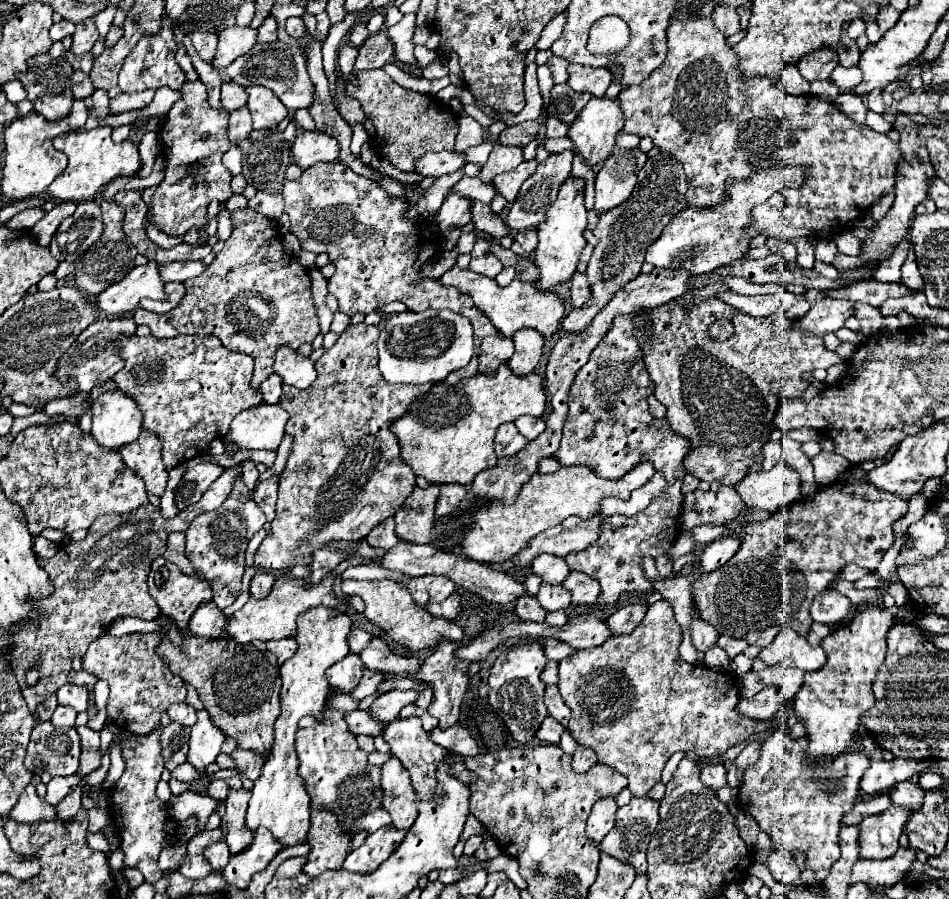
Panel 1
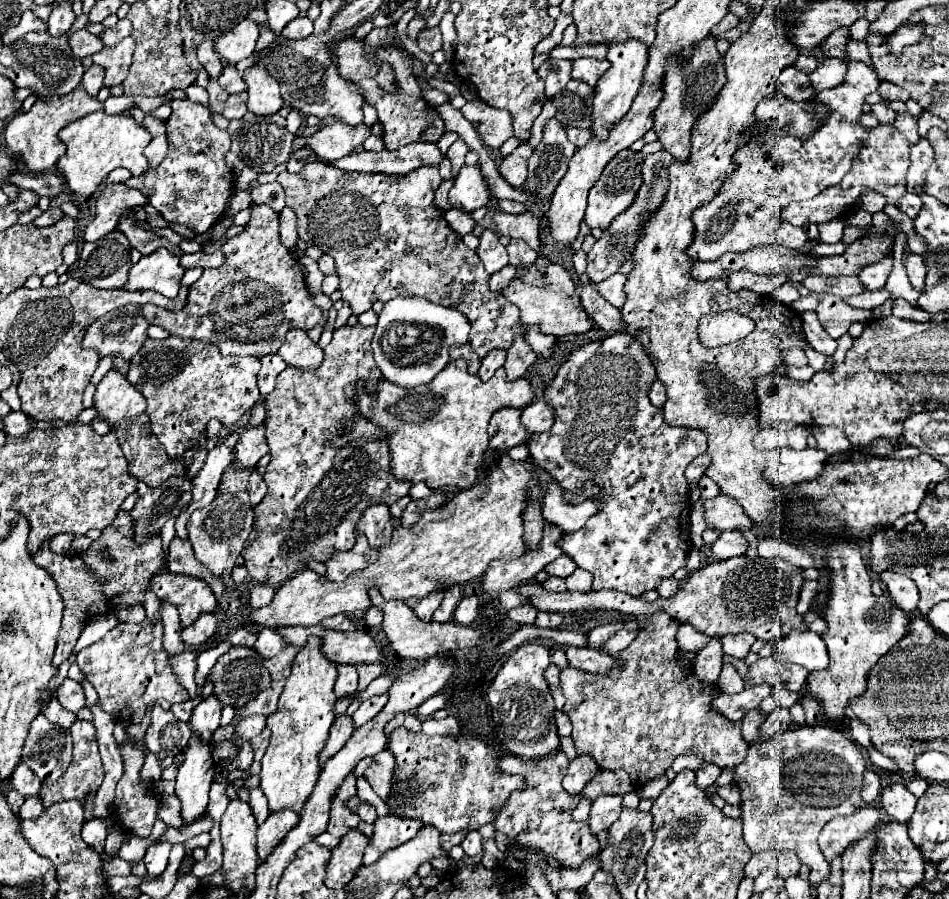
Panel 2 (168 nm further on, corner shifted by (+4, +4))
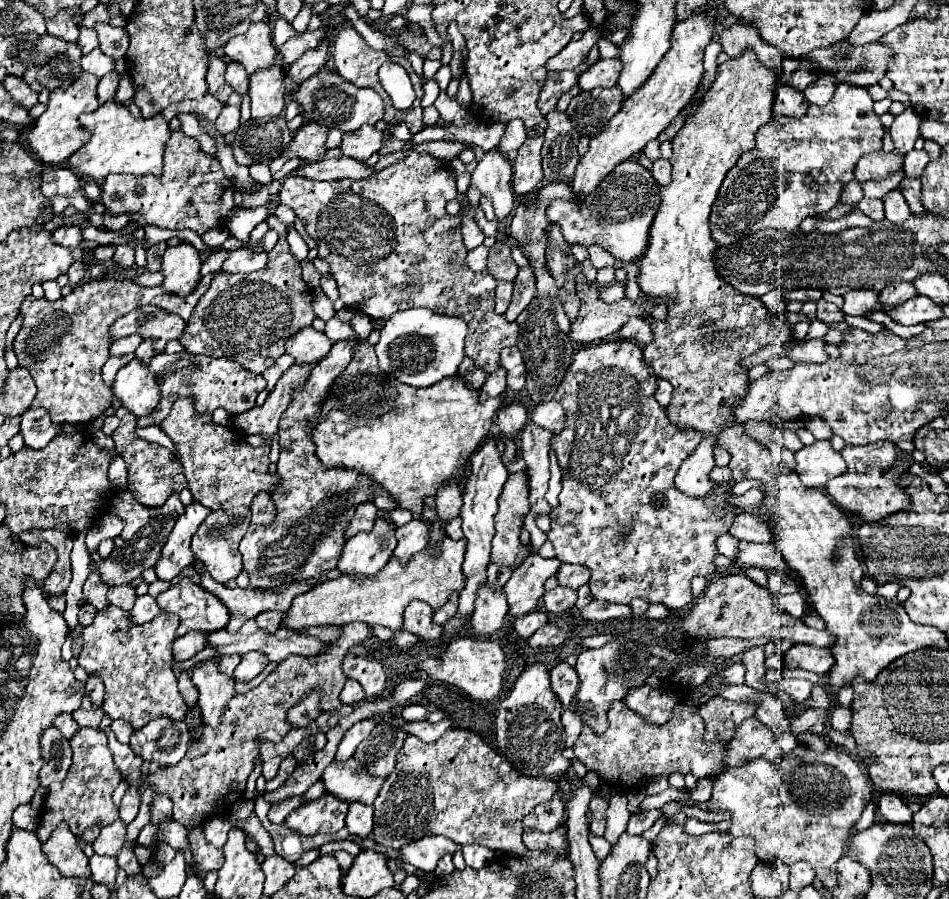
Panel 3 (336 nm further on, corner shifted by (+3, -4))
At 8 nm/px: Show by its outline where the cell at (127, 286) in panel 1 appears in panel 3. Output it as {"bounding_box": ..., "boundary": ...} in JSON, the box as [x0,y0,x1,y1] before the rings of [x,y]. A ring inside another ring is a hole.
{"bounding_box":[161,242,203,296],"boundary":[[[181,242],[177,246],[167,248],[163,254],[161,268],[165,280],[161,286],[171,294],[187,296],[201,282],[201,264],[203,260],[199,252],[189,242]]]}

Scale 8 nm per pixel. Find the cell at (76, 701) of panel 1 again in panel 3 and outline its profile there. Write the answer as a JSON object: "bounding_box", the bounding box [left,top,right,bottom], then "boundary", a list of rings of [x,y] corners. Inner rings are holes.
{"bounding_box":[73,696,105,728],"boundary":[[[85,696],[85,698],[83,698],[83,704],[73,712],[73,718],[75,718],[75,722],[77,722],[79,726],[93,726],[93,728],[99,728],[103,716],[105,716],[103,706],[101,706],[101,708],[95,706],[89,696]]]}

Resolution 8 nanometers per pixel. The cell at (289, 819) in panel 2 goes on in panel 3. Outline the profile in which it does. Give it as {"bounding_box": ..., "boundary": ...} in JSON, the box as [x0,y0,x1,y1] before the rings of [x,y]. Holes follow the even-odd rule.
{"bounding_box":[285,794,347,836],"boundary":[[[325,794],[321,800],[313,800],[313,804],[303,804],[297,808],[285,824],[301,836],[335,834],[345,826],[347,806],[347,802],[333,800],[331,794]]]}

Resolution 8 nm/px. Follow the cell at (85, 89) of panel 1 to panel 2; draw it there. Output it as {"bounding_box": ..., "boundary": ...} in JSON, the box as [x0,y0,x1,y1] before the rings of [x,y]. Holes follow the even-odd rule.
{"bounding_box":[82,64,104,98],"boundary":[[[94,64],[94,66],[86,68],[86,72],[84,72],[84,76],[82,76],[82,88],[84,88],[90,96],[96,98],[96,94],[98,94],[100,88],[102,88],[102,80],[104,80],[104,68]]]}

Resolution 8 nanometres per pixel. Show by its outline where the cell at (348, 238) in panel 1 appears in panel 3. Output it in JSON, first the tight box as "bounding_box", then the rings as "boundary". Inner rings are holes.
{"bounding_box":[279,152,519,374],"boundary":[[[409,152],[403,160],[383,168],[381,172],[377,172],[377,176],[371,176],[369,180],[335,180],[335,182],[317,182],[317,180],[307,180],[307,178],[301,178],[301,176],[287,176],[283,180],[283,188],[279,192],[279,202],[293,208],[293,212],[303,220],[305,224],[305,230],[307,234],[317,242],[317,248],[319,248],[319,258],[323,258],[329,266],[331,266],[331,276],[335,278],[337,286],[339,286],[339,294],[341,294],[341,300],[345,302],[347,308],[355,310],[355,312],[363,312],[367,316],[371,316],[373,320],[379,320],[379,318],[385,318],[389,320],[389,316],[393,316],[395,312],[399,310],[409,310],[409,308],[429,308],[437,314],[447,314],[447,316],[459,316],[463,318],[467,324],[469,324],[469,346],[465,346],[465,356],[473,360],[473,364],[477,368],[481,368],[483,372],[491,374],[493,370],[499,368],[499,354],[503,348],[509,348],[509,346],[515,346],[517,344],[517,334],[519,334],[519,328],[517,324],[509,324],[505,320],[505,316],[499,316],[495,314],[495,306],[493,306],[493,298],[495,298],[495,284],[497,280],[487,274],[487,272],[473,272],[467,262],[465,262],[465,256],[467,256],[467,248],[463,244],[463,238],[461,238],[461,230],[459,230],[459,216],[449,216],[445,206],[447,202],[451,200],[459,200],[459,202],[469,202],[467,200],[467,194],[459,194],[457,188],[455,188],[455,178],[451,176],[449,168],[447,168],[447,162],[443,160],[437,160],[433,158],[431,154],[427,152]]]}

